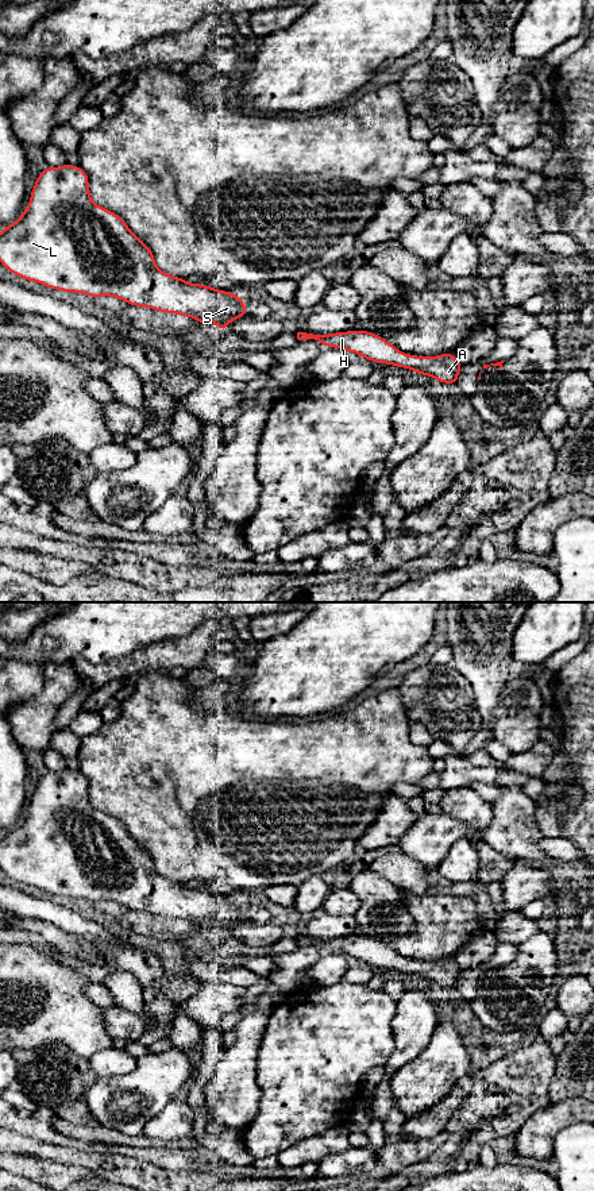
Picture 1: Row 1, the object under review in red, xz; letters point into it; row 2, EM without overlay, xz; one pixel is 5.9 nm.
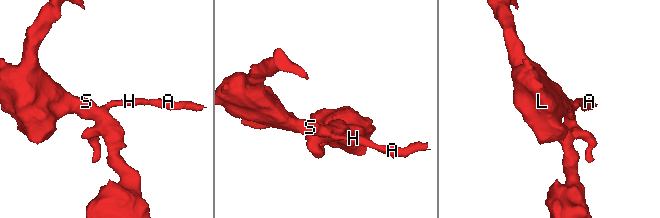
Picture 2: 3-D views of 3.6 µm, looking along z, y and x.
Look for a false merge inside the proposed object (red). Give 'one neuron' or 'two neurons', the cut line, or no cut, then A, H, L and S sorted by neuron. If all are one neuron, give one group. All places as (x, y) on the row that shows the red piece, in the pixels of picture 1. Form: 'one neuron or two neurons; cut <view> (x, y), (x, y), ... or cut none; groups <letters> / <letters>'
one neuron; cut none; groups A H L S

